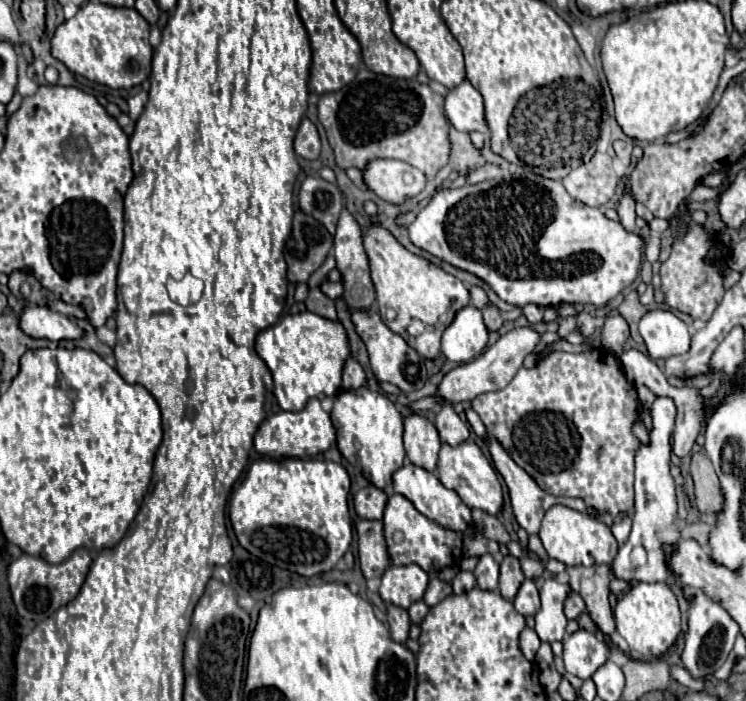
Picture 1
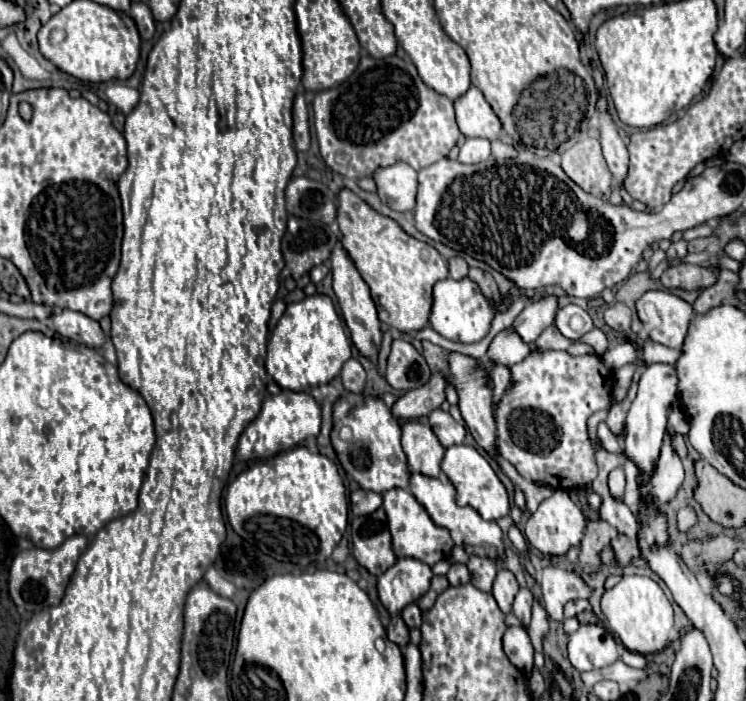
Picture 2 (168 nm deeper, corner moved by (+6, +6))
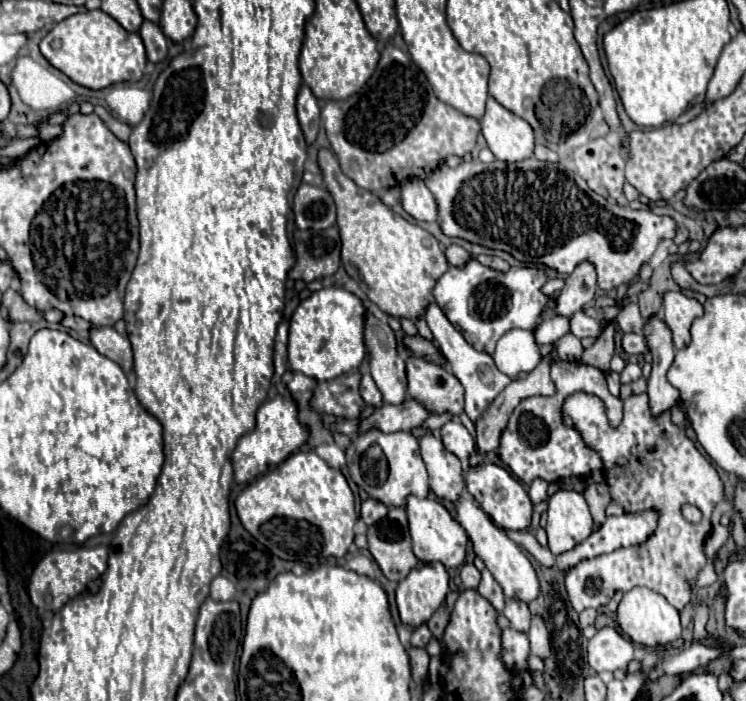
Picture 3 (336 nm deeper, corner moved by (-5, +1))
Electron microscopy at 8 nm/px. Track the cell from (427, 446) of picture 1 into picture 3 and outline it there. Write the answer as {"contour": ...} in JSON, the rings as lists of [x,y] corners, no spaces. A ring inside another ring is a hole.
{"contour":[[[430,432],[420,438],[420,452],[426,462],[430,488],[434,494],[442,500],[454,502],[464,492],[460,460],[444,448],[440,438]]]}

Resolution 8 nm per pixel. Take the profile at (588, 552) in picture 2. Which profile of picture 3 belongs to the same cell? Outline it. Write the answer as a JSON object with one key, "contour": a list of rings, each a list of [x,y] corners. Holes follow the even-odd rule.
{"contour":[[[606,482],[602,484],[590,484],[584,492],[584,498],[590,506],[590,512],[592,512],[592,518],[594,518],[594,524],[596,528],[600,528],[606,520],[606,506],[612,502],[612,496],[610,496],[610,490],[606,486]]]}

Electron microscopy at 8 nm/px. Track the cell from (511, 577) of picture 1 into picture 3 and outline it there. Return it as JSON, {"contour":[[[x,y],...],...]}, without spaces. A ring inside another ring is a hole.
{"contour":[[[508,598],[502,614],[510,620],[512,628],[516,628],[520,632],[528,632],[528,626],[530,626],[530,610],[528,610],[528,604],[526,602],[518,602],[518,600]]]}

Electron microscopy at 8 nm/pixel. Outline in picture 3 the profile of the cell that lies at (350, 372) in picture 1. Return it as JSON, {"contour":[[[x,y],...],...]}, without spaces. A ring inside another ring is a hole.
{"contour":[[[366,372],[366,374],[362,374],[362,382],[360,382],[360,396],[364,398],[364,402],[366,404],[372,404],[372,406],[380,406],[382,404],[382,394],[380,394],[380,390],[376,388],[376,382],[374,382],[374,378]]]}

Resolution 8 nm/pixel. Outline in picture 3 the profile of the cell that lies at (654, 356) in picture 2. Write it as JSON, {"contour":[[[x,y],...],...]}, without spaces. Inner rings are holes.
{"contour":[[[624,334],[622,348],[624,348],[624,352],[628,352],[628,354],[648,354],[648,352],[650,352],[644,334]]]}

